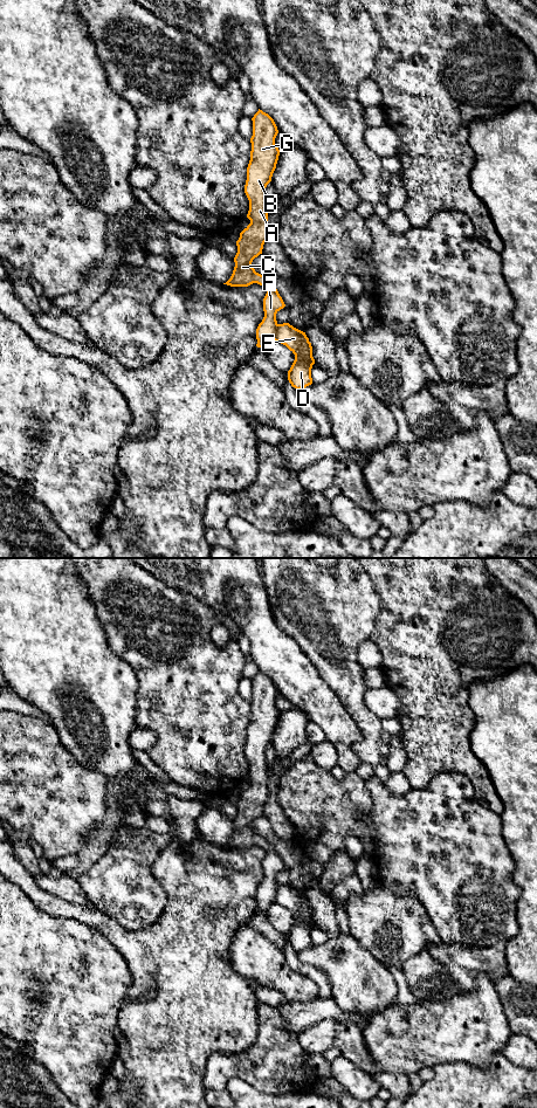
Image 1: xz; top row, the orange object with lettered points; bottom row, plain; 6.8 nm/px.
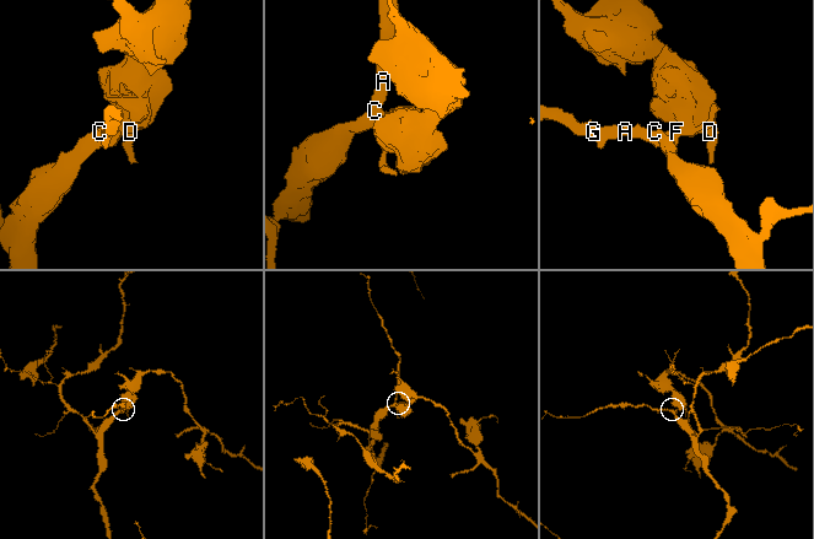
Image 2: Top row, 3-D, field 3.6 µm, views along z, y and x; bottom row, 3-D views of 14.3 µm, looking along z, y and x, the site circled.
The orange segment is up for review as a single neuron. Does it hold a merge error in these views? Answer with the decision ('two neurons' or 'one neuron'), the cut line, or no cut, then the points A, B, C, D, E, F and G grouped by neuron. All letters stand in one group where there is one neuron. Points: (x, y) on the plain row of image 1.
two neurons; cut xz (277, 886), (273, 901); groups A B C F G / D E

